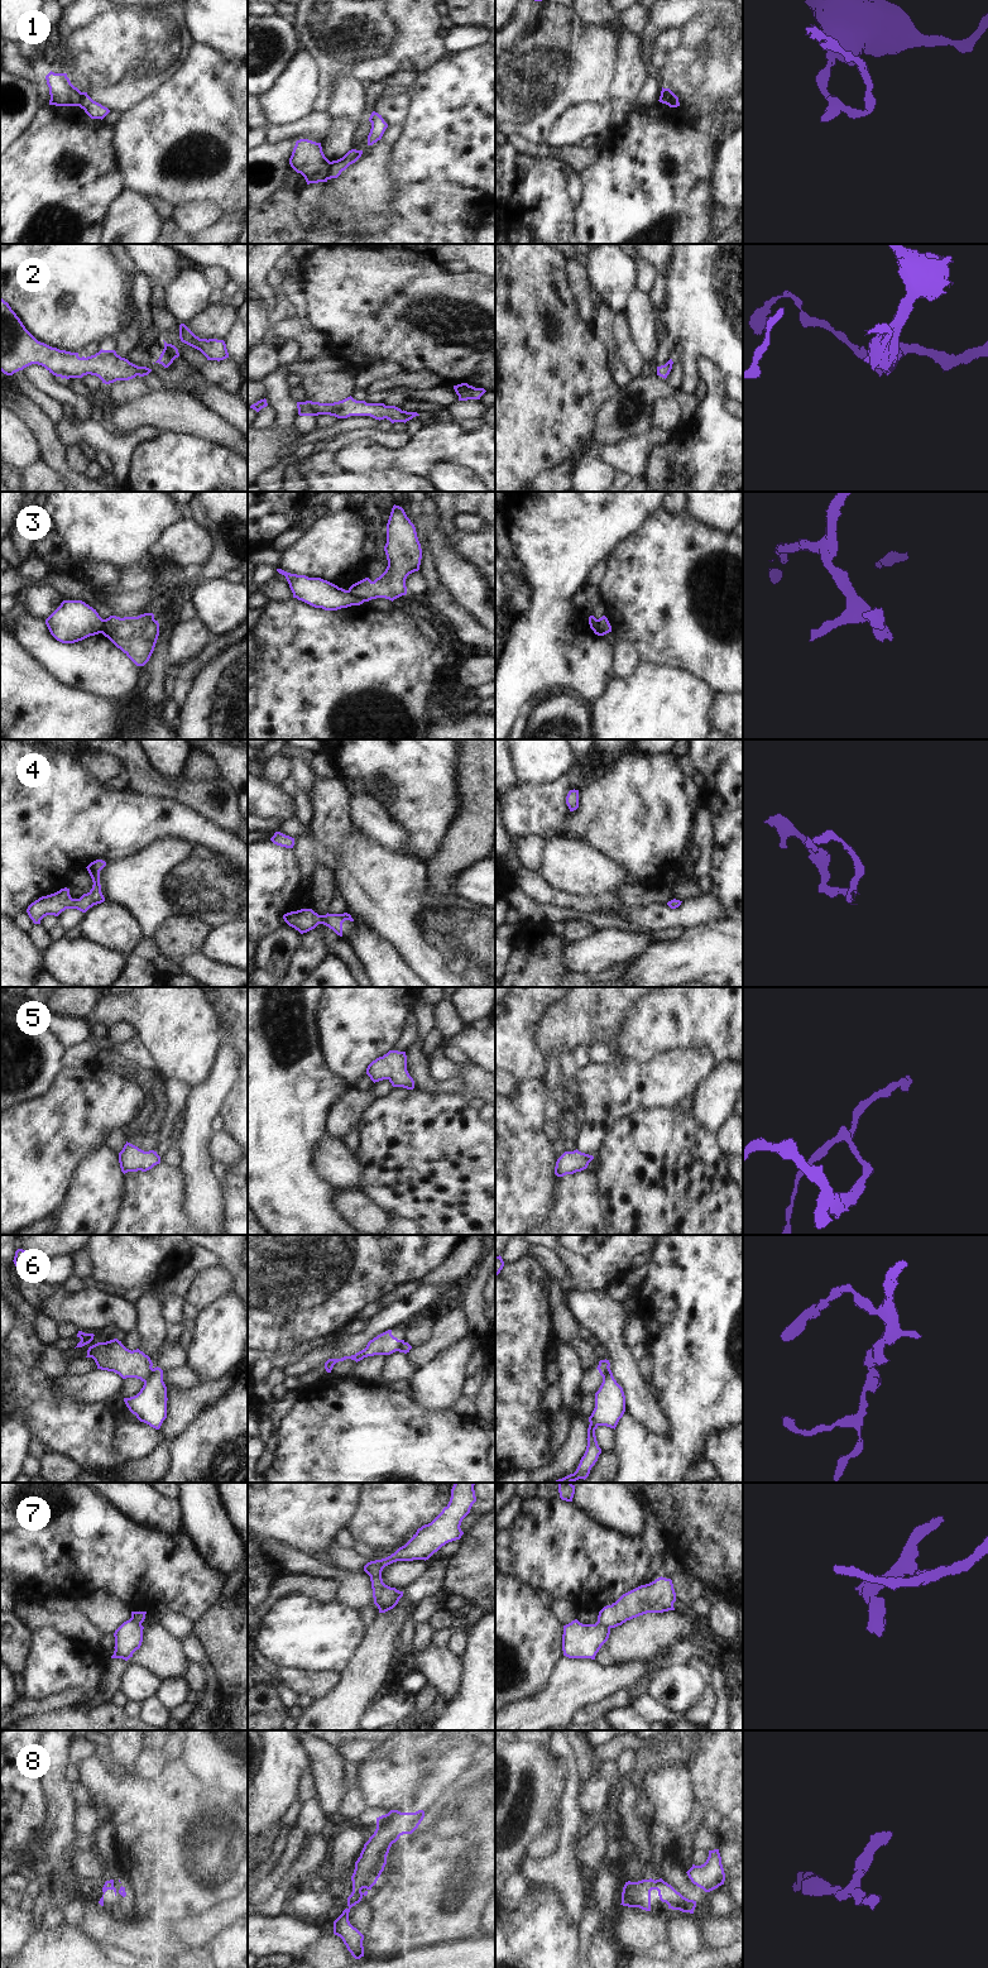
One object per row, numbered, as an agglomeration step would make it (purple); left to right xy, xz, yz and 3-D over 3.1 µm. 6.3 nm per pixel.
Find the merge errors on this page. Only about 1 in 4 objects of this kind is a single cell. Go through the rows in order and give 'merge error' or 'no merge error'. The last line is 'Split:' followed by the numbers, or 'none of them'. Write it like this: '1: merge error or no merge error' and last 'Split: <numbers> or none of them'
1: merge error
2: no merge error
3: merge error
4: no merge error
5: no merge error
6: merge error
7: merge error
8: no merge error
Split: 1, 3, 6, 7

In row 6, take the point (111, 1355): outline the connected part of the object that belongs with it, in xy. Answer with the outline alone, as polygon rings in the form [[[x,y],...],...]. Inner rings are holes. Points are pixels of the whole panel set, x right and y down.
[[[117,1339],[90,1346],[86,1358],[92,1358],[97,1369],[114,1371],[123,1379],[136,1378],[145,1382],[153,1371],[148,1355],[139,1349],[126,1349]]]

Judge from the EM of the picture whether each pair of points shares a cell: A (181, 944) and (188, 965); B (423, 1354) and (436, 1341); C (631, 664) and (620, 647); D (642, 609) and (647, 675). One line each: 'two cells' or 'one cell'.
A: two cells
B: one cell
C: one cell
D: two cells

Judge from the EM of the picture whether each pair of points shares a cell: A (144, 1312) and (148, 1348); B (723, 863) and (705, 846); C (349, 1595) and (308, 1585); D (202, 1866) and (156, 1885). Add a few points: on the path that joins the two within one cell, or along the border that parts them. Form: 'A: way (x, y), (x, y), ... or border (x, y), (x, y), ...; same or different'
A: way (148, 1321), (148, 1339); same
B: border (710, 820), (713, 828), (711, 858); different
C: border (311, 1575), (330, 1578), (337, 1584), (332, 1603); different
D: way (191, 1866), (176, 1866), (167, 1875); same

